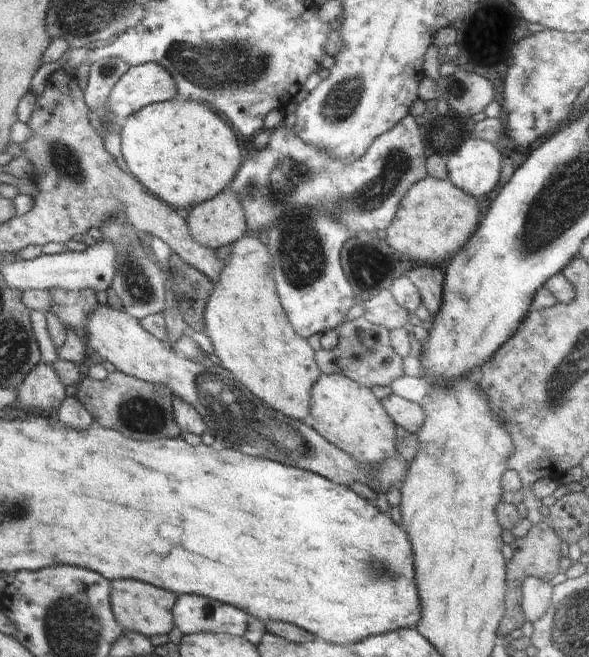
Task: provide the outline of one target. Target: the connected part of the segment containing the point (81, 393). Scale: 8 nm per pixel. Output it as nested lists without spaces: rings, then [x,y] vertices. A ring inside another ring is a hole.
[[[114,371],[101,381],[84,374],[75,397],[97,425],[124,432],[134,440],[175,439],[181,436],[182,430],[173,413],[173,394],[162,383],[152,384],[122,371]]]

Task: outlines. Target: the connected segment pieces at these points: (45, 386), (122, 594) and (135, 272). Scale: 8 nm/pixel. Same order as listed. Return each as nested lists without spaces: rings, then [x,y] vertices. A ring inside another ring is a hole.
[[[41,360],[20,384],[16,405],[26,411],[40,408],[48,414],[58,412],[58,407],[66,394],[64,394],[63,382],[58,380],[59,374],[56,374],[56,371],[53,365]]]
[[[114,580],[111,592],[111,604],[118,624],[124,631],[142,633],[147,637],[155,634],[168,634],[174,628],[172,609],[177,598],[176,594],[168,590],[154,588],[138,580]]]
[[[123,212],[111,215],[98,229],[102,233],[101,240],[110,241],[117,248],[117,271],[110,287],[121,300],[120,306],[130,313],[130,316],[141,321],[148,315],[163,314],[166,309],[166,278],[158,268],[155,258],[143,242],[140,242],[140,231],[126,220]]]

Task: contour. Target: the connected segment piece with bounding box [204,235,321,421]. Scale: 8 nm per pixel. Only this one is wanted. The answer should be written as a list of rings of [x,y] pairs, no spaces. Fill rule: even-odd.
[[[244,235],[233,244],[232,252],[222,266],[206,303],[204,332],[212,343],[213,353],[221,362],[220,366],[230,370],[252,395],[288,418],[303,421],[309,413],[311,390],[321,372],[315,361],[315,352],[307,339],[292,330],[276,294],[273,266],[270,264],[270,253],[259,238]]]

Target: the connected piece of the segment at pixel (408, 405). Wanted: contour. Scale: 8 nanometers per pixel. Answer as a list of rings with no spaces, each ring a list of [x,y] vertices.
[[[397,393],[386,396],[381,403],[396,426],[405,428],[415,435],[422,428],[425,414],[421,404],[409,401]]]

